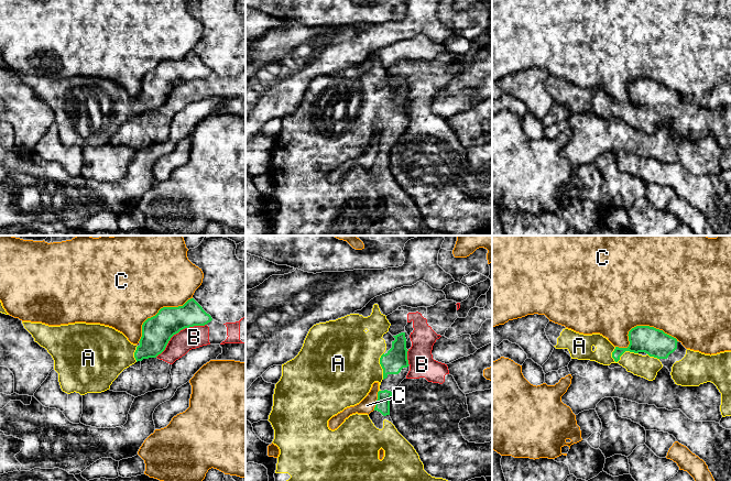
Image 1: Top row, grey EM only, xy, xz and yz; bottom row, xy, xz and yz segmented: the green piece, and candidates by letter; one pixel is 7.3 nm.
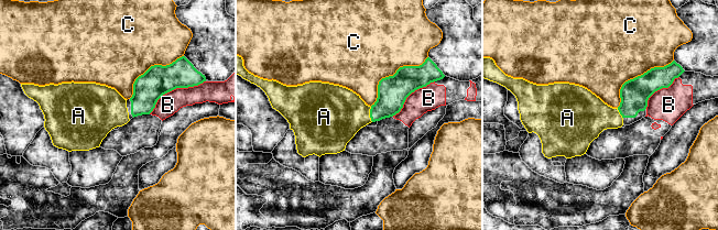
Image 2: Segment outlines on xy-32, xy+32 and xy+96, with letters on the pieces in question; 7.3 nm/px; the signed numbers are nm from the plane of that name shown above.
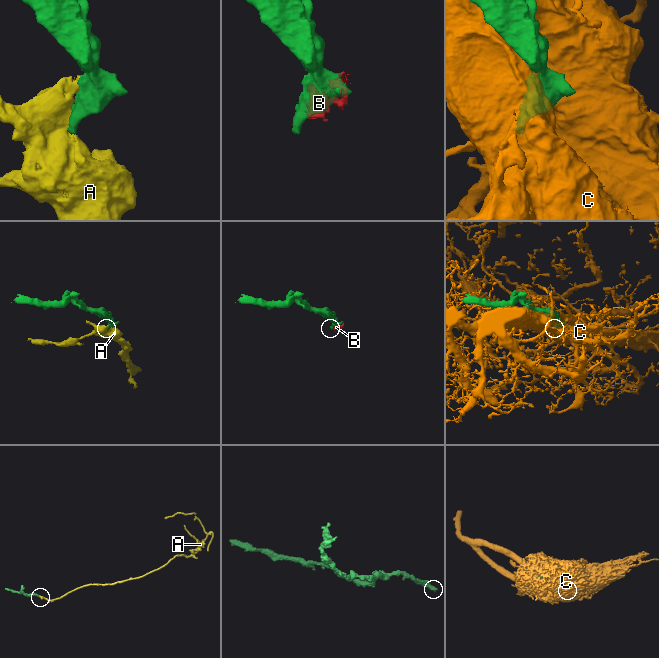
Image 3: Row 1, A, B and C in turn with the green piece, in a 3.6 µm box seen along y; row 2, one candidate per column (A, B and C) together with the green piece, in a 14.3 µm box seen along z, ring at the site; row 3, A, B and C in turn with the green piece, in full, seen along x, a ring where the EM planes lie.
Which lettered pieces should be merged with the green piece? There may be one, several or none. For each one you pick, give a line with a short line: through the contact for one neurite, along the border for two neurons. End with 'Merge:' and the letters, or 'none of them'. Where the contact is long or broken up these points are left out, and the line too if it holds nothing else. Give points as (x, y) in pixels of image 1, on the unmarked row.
Merge: A

